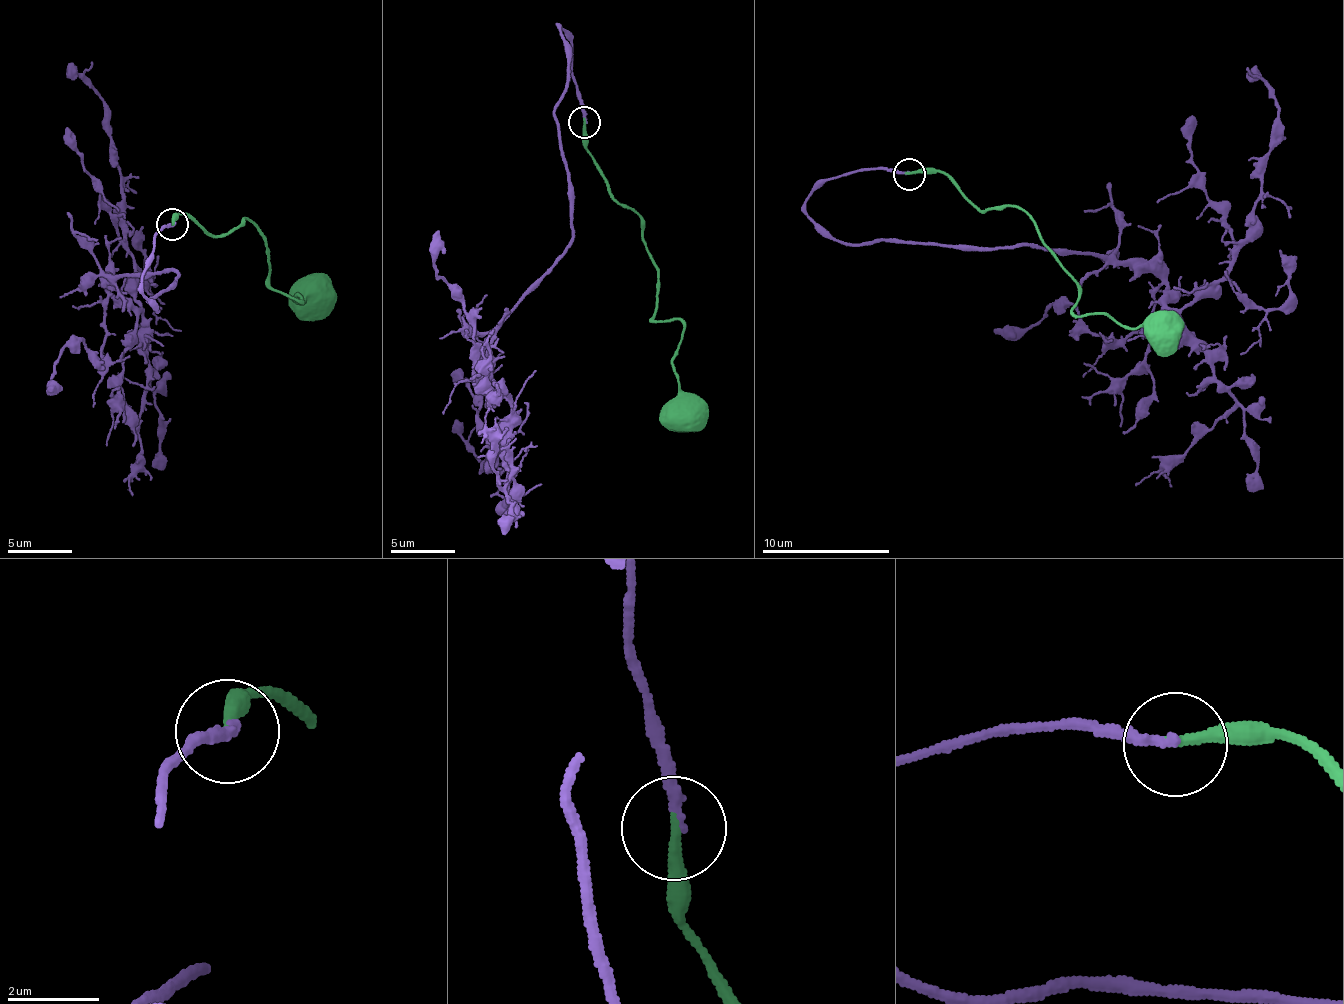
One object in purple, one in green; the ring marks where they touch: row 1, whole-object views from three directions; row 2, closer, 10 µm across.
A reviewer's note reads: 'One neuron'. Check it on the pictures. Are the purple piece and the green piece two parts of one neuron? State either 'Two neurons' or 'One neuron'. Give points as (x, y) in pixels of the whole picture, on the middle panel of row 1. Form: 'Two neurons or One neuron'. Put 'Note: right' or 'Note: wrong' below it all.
One neuron
Note: right

